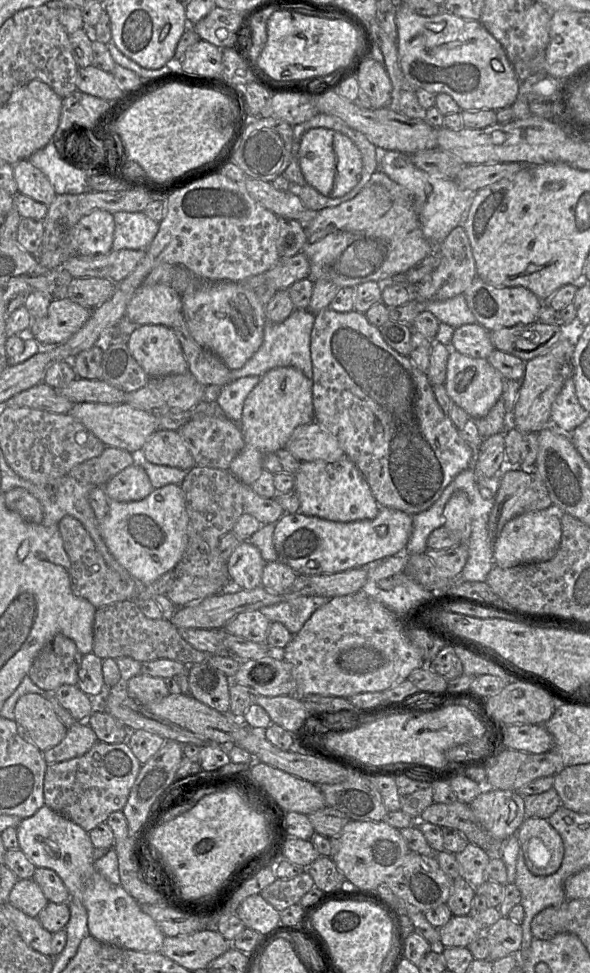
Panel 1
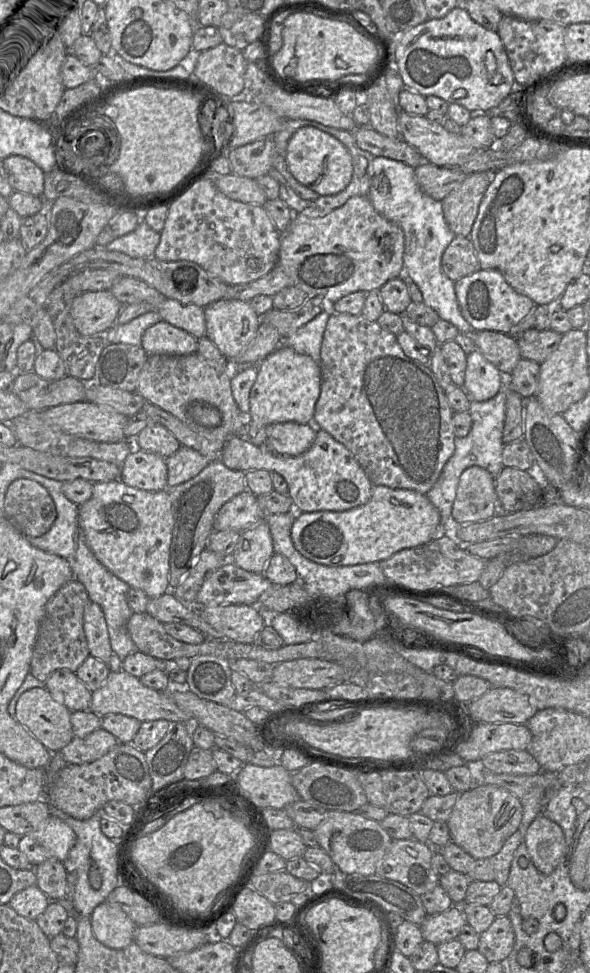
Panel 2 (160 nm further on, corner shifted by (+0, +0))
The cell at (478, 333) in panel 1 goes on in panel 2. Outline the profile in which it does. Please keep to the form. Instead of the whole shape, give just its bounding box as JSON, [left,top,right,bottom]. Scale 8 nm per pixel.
[472,330,522,377]

